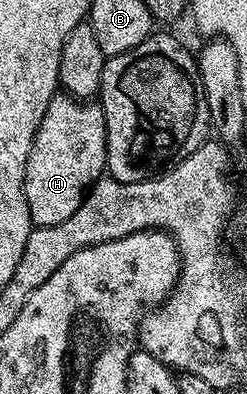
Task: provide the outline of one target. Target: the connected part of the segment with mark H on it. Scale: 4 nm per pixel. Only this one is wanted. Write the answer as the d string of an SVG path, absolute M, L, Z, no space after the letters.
M56 94L49 102L49 110L45 110L45 118L41 118L41 126L33 138L33 146L25 162L23 189L32 225L48 228L73 218L77 206L81 206L85 193L96 180L104 175L106 166L107 131L102 107L98 103L88 102L83 98Z

